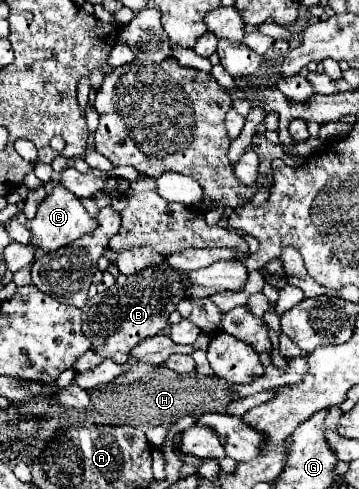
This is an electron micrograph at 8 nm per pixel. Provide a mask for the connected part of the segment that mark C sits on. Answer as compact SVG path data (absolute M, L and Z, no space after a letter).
M56 183L50 191L50 195L38 205L38 213L32 221L28 221L28 229L32 231L32 245L42 247L46 251L54 251L58 247L70 245L74 239L82 237L84 233L92 233L96 229L98 221L90 217L86 207L82 205L80 197L76 197L72 191L68 191L62 183Z

